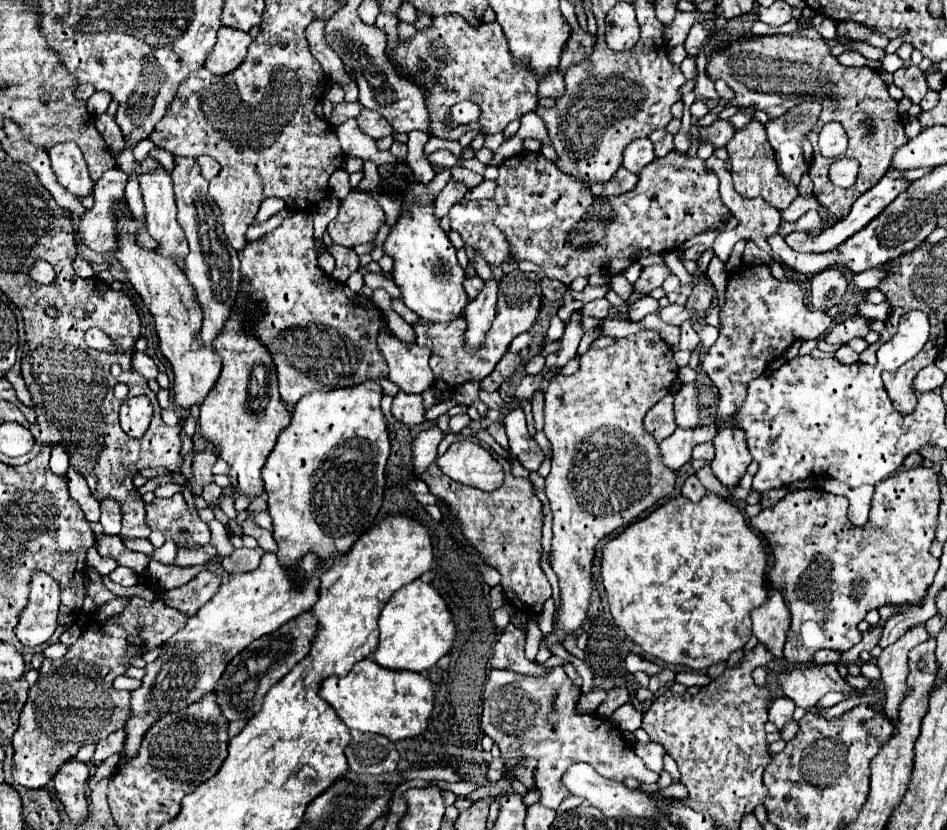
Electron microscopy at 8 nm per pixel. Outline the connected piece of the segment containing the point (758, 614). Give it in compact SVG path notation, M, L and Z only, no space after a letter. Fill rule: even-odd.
M770 589L768 601L762 607L756 607L752 611L752 631L754 637L772 651L774 659L782 659L784 639L788 637L790 627L790 611L782 599L782 595L776 589Z

